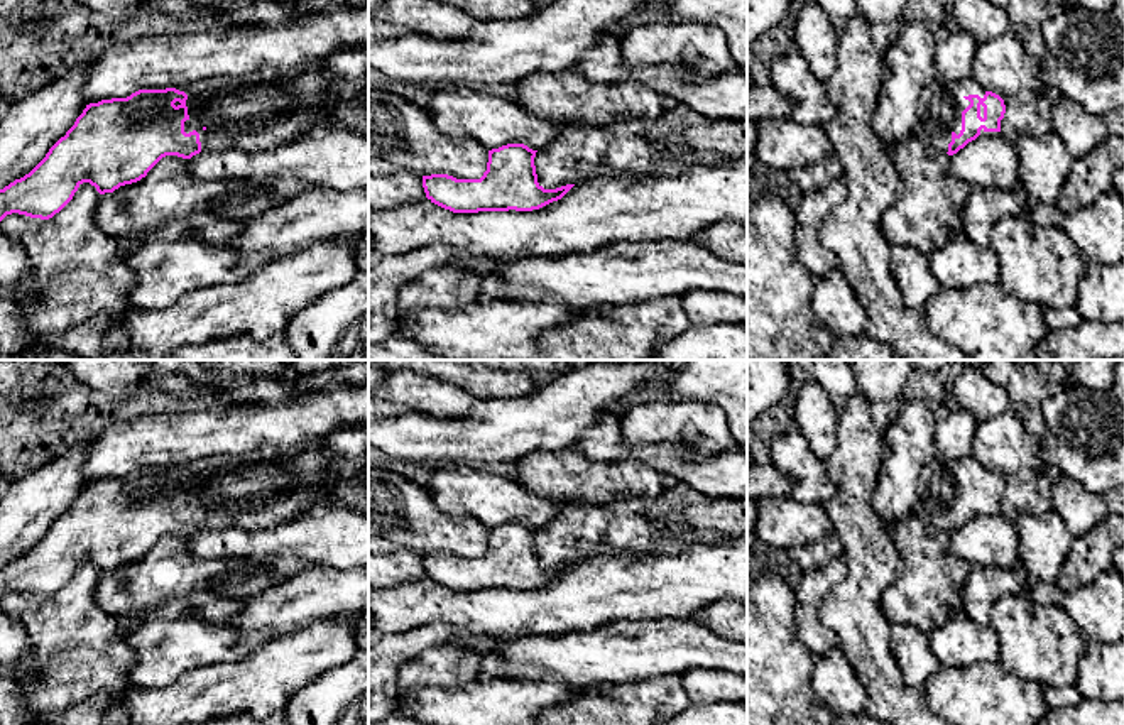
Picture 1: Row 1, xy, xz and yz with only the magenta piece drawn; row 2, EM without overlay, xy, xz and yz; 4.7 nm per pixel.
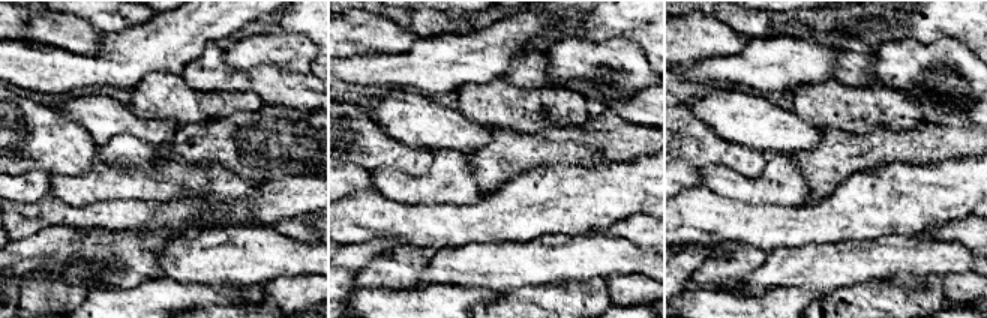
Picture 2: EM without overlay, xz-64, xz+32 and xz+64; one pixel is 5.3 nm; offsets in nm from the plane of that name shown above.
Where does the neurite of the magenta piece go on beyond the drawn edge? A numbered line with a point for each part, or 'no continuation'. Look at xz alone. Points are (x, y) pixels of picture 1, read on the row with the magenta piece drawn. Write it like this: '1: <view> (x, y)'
no continuation

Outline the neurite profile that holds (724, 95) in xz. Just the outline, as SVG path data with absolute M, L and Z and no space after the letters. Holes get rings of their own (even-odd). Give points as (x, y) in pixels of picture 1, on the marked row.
M603 34L571 68L590 83L634 81L708 118L747 120L747 73L703 78L678 64L625 66L620 37Z

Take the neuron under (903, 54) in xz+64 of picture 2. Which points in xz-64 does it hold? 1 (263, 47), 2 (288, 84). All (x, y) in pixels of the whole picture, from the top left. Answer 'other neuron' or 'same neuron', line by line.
1: same neuron
2: other neuron

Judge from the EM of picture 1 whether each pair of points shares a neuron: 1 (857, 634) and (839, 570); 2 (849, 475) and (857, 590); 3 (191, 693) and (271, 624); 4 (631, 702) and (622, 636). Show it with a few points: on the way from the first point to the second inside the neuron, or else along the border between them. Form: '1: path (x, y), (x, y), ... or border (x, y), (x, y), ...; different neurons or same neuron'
1: border (842, 555), (847, 575), (825, 599), (820, 615); different neurons
2: path (854, 504), (854, 517), (859, 526), (859, 561); same neuron
3: border (308, 624), (271, 641); different neurons
4: border (668, 675), (629, 683), (589, 685); different neurons

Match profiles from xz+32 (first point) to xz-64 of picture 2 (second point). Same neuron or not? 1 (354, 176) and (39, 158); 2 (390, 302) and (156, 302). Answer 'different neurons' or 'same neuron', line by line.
1: different neurons
2: same neuron

